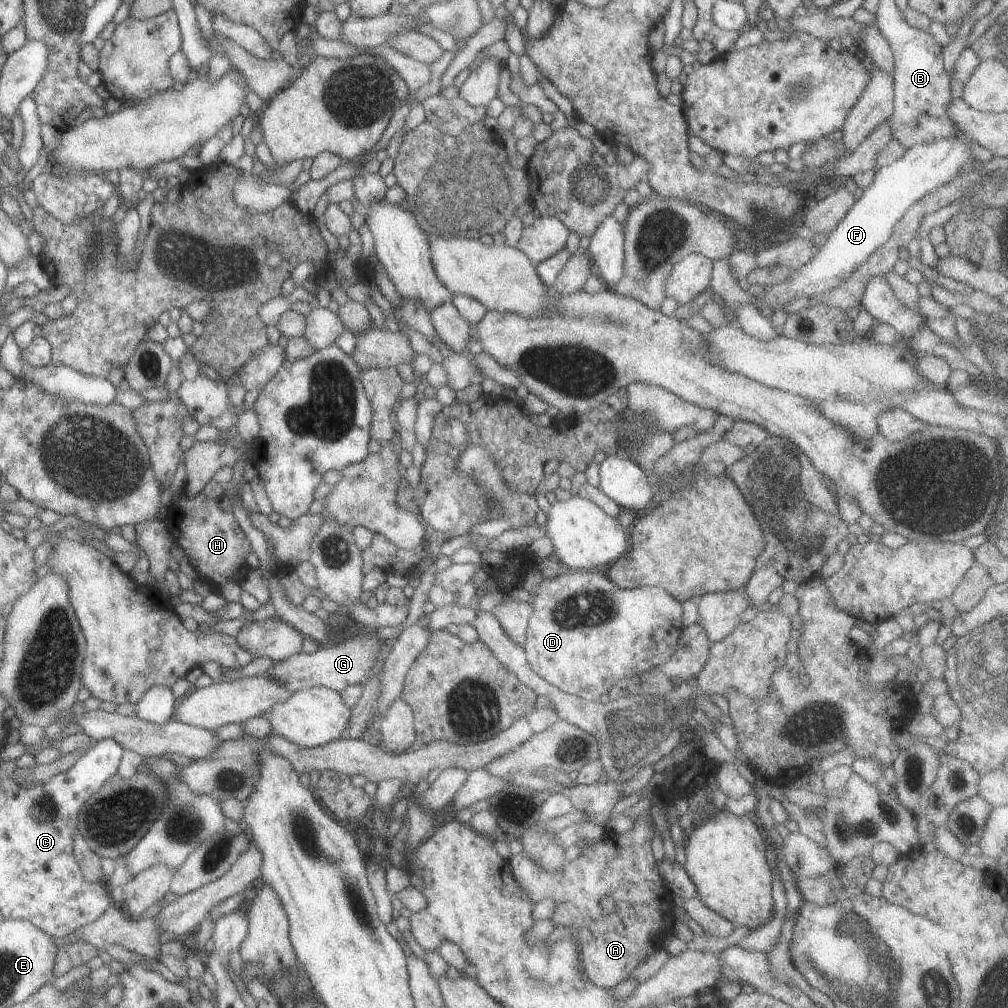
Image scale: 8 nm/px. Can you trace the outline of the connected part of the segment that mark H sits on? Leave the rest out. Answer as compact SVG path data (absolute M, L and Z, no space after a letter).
M201 492L193 498L174 496L168 508L166 523L170 533L177 537L174 545L179 546L188 557L197 579L207 583L214 591L224 582L239 582L245 575L245 556L251 551L249 541L232 512L221 510L216 499L207 499Z

